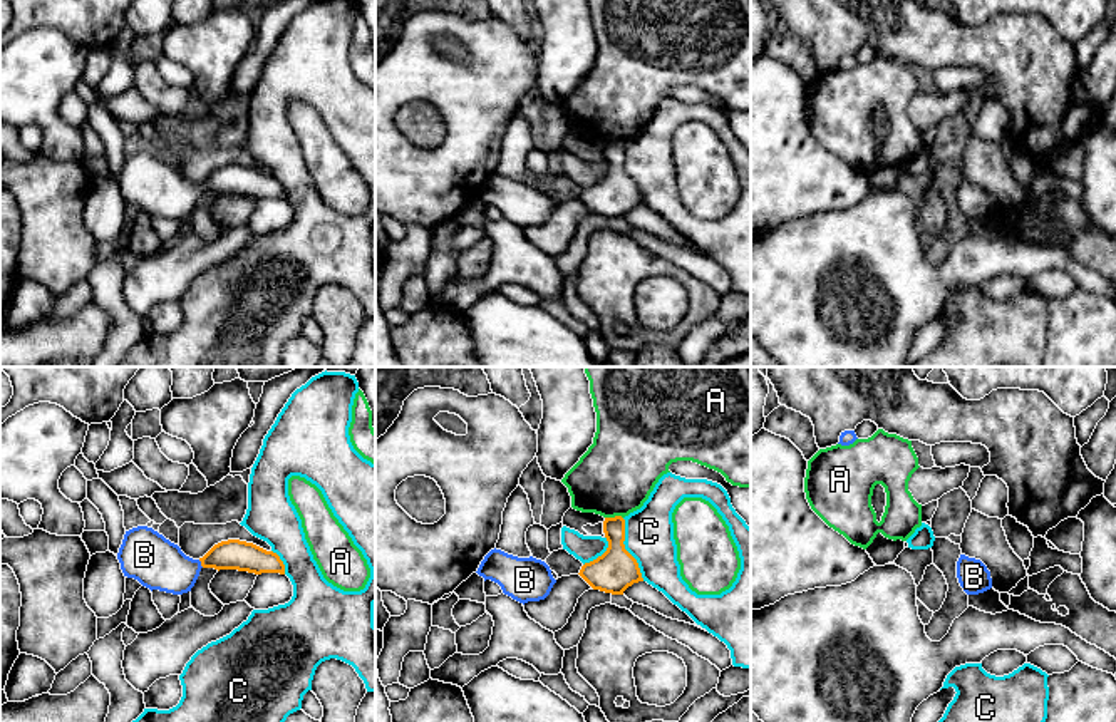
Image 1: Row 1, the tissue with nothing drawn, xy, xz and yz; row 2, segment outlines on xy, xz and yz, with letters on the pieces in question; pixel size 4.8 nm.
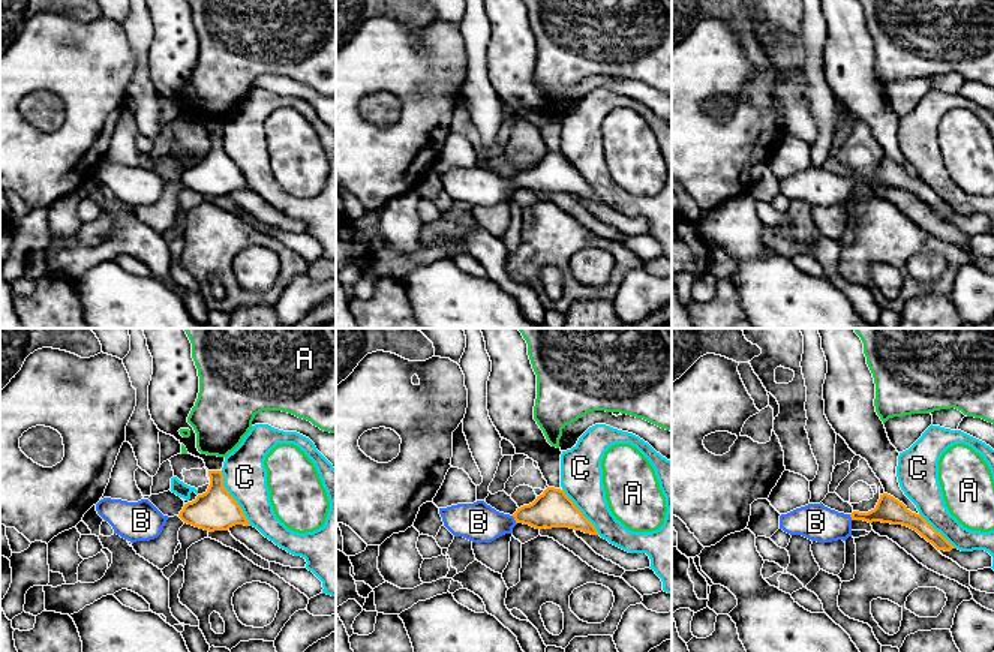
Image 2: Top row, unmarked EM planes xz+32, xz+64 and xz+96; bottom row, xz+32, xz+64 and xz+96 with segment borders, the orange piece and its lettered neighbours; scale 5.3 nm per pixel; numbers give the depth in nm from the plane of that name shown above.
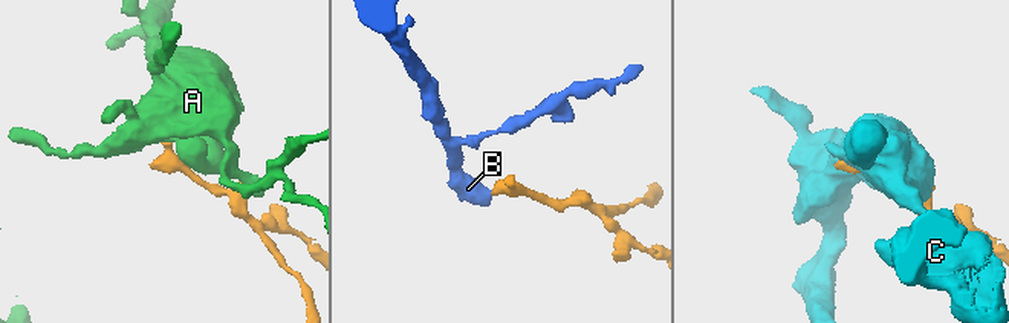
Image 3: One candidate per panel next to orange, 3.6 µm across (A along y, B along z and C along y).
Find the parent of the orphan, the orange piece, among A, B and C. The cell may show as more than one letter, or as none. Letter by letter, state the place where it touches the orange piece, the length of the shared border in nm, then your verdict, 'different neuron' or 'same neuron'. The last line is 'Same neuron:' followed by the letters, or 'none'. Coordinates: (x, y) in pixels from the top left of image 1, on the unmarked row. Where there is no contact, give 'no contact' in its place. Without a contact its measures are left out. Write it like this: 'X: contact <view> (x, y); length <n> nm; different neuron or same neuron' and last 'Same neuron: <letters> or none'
A: contact xz (615, 141); length 90 nm; different neuron
B: contact xy (201, 188); length 50 nm; same neuron
C: contact xz (625, 175); length 320 nm; different neuron
Same neuron: B

